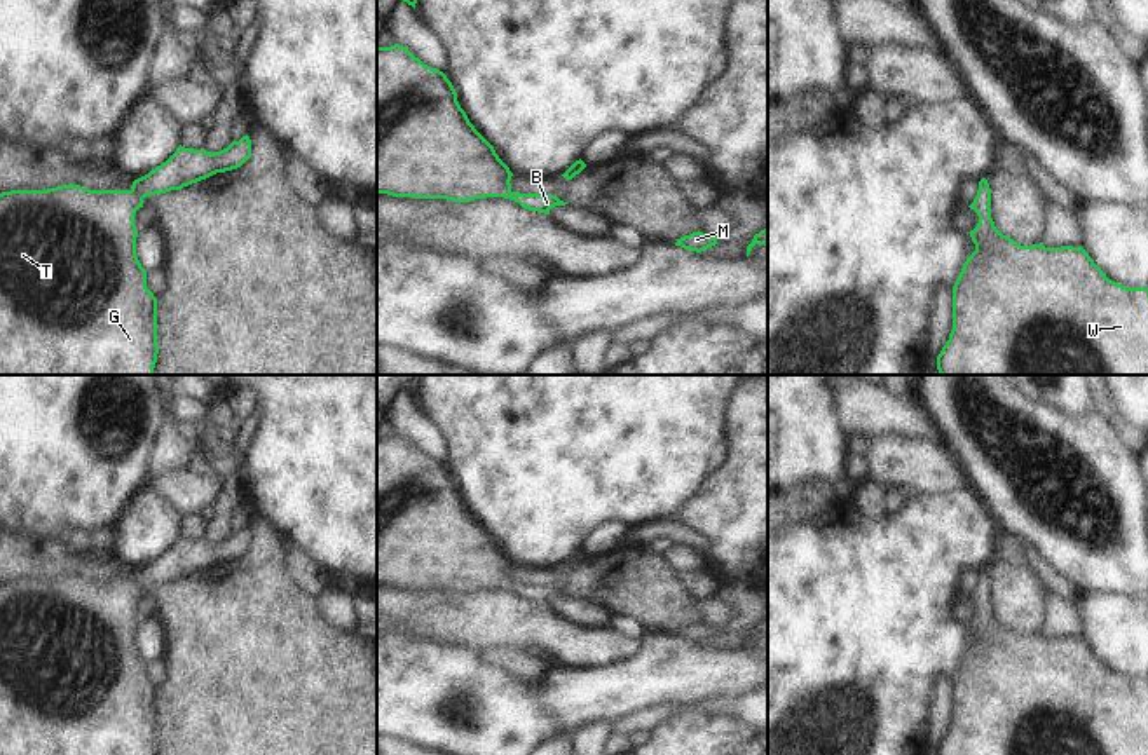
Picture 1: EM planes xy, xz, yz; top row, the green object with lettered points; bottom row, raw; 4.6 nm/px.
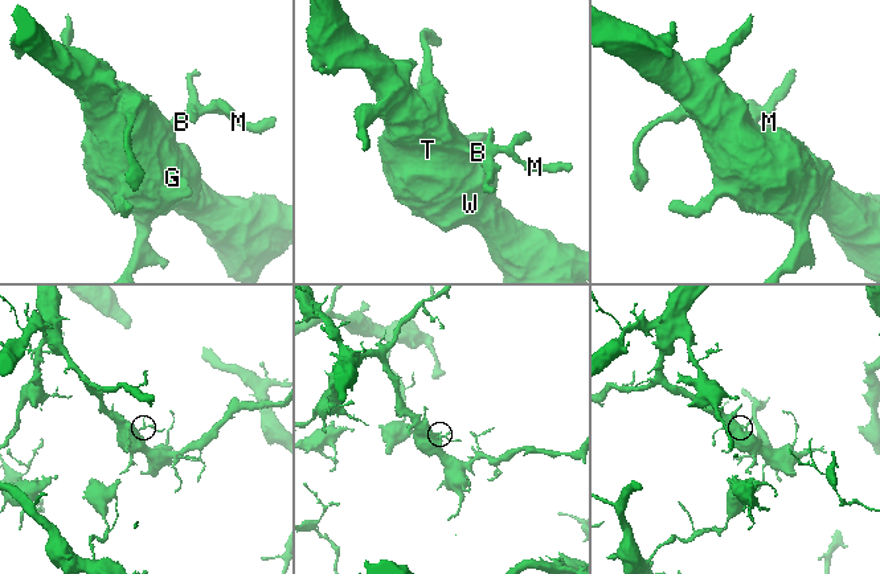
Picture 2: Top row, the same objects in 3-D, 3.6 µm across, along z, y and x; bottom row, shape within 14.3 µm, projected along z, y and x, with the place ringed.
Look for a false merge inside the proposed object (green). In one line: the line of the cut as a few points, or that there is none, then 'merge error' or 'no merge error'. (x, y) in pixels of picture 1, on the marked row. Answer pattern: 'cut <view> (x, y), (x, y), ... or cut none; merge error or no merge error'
cut none; no merge error

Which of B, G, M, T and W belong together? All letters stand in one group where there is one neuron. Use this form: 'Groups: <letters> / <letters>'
Groups: B G M T W.

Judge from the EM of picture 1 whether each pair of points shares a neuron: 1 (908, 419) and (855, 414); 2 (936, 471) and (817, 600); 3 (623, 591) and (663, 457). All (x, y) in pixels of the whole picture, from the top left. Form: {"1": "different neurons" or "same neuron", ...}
{"1": "same neuron", "2": "different neurons", "3": "different neurons"}

